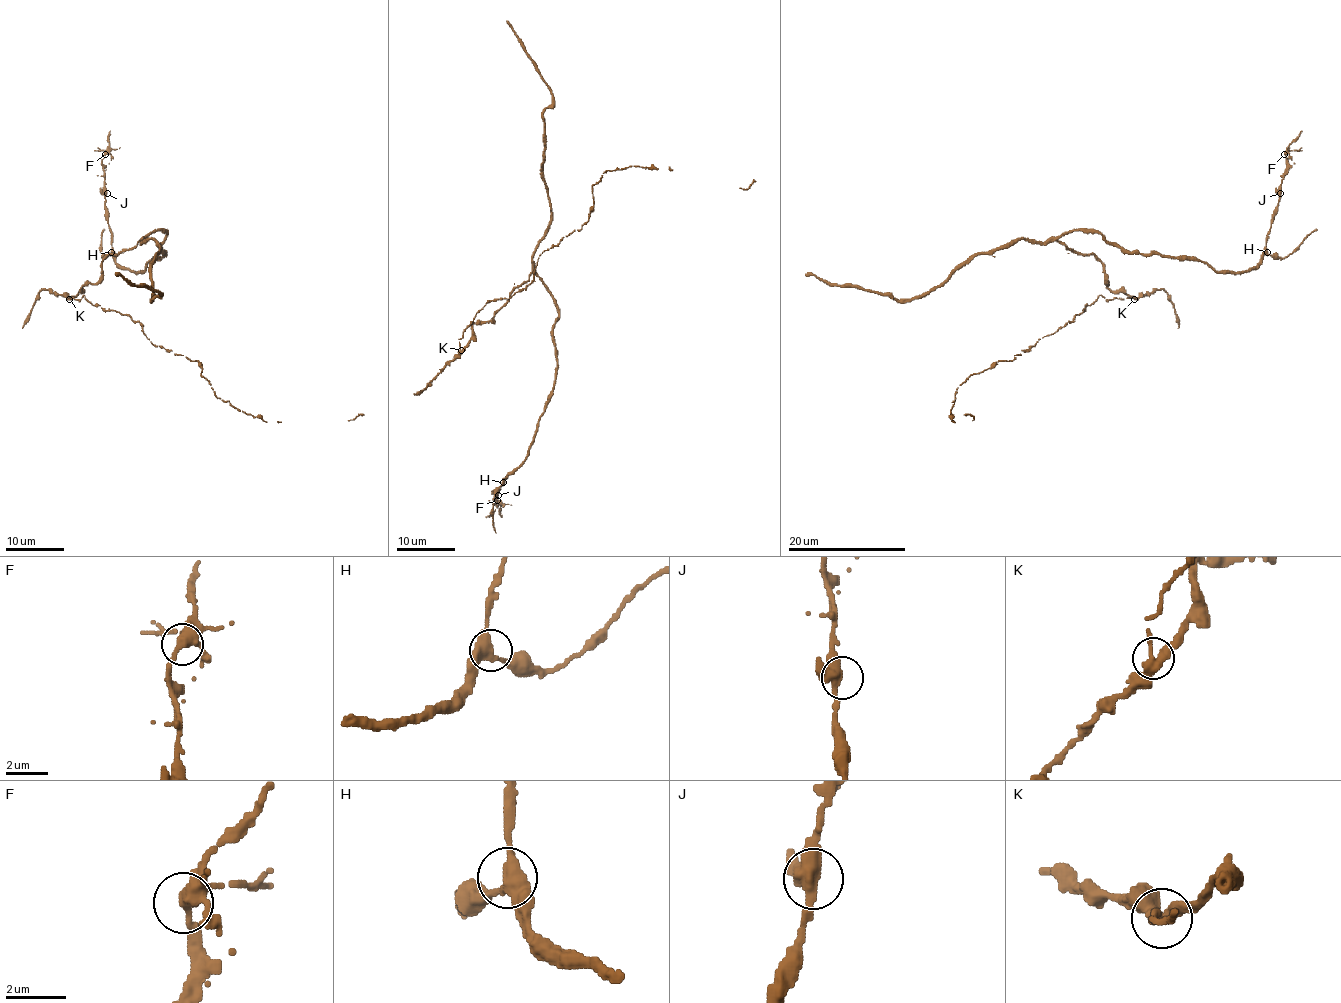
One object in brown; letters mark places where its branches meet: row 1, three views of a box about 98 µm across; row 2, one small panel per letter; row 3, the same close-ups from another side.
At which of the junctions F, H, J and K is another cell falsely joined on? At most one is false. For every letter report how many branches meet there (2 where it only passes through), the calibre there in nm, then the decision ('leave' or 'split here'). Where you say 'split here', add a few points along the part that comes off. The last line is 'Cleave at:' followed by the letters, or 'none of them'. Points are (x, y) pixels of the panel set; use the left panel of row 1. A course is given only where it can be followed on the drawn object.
F: 4 | 320 nm | leave
H: 3 | 360 nm | leave
J: 3 | 360 nm | leave
K: 3 | 320 nm | split here
Cleave at: K

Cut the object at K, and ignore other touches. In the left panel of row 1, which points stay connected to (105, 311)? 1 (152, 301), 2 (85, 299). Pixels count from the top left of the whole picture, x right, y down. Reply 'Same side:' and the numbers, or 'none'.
Same side: 2

